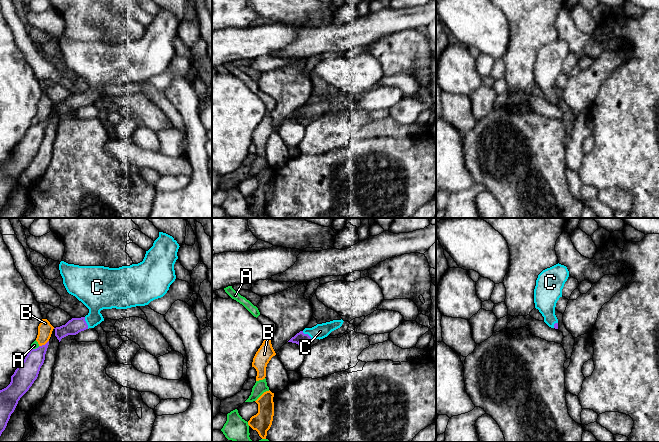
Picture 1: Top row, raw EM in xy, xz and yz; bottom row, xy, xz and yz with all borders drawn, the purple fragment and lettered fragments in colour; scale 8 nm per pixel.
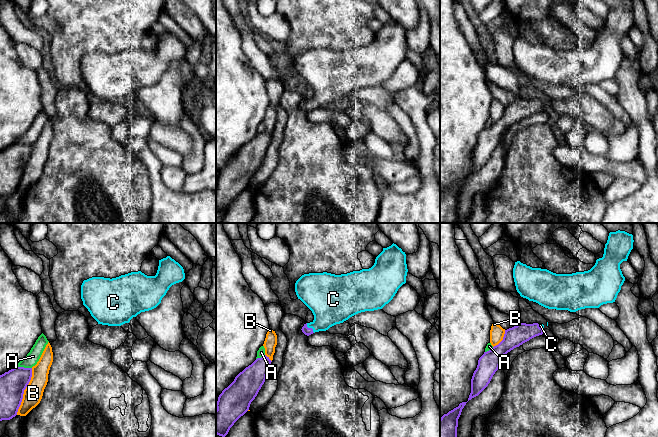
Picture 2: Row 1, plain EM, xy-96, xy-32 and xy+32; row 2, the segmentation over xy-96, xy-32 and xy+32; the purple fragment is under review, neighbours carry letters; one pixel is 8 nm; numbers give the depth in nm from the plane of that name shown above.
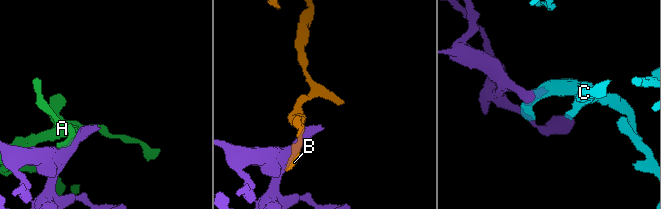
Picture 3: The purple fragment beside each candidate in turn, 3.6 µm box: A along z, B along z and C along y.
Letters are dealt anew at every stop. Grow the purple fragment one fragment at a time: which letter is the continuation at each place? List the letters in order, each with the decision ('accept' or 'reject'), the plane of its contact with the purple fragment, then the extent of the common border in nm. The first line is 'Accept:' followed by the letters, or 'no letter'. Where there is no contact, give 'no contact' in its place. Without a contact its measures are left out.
Accept: C
A: reject | xy | 80 nm
B: reject | xy | 90 nm
C: accept | xy | 100 nm

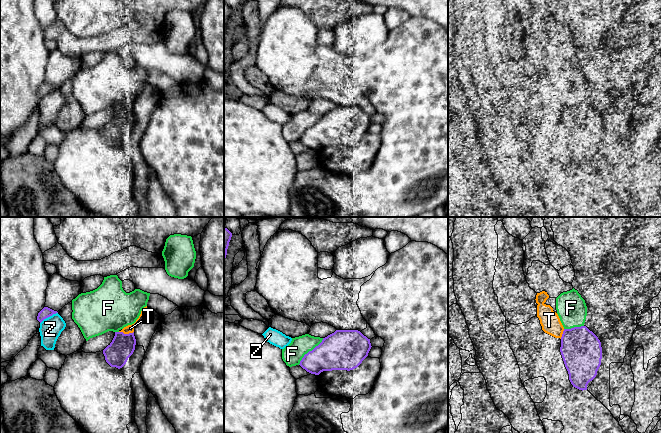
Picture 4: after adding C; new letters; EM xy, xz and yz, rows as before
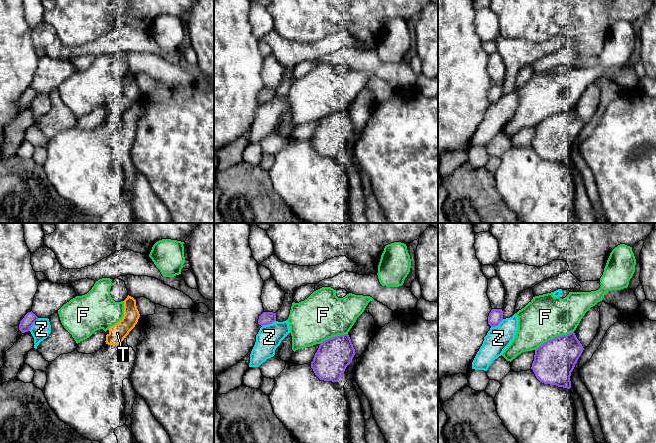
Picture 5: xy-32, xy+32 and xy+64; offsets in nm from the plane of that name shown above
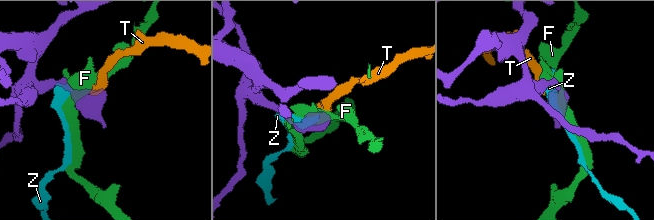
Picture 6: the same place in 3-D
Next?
Accept: no letter
F: reject | xz | 300 nm
T: reject | xy | 120 nm
Z: reject | xy | 170 nm

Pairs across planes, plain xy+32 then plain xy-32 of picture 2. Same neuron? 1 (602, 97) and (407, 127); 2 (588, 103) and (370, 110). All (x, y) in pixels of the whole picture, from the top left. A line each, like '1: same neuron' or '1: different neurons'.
1: same neuron
2: same neuron

